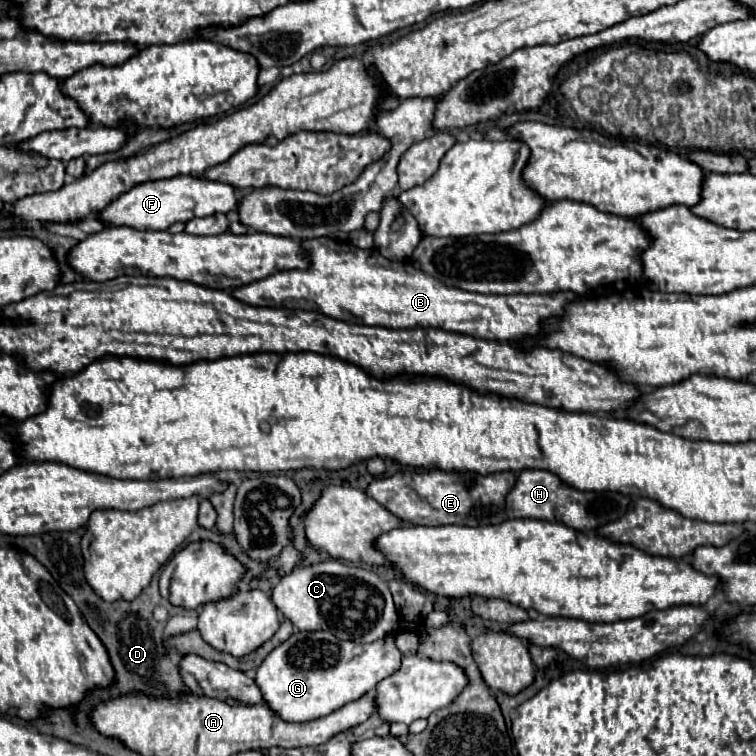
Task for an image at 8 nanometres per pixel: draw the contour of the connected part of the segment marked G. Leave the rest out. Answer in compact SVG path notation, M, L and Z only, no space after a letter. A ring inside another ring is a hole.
M297 632L287 642L279 644L275 650L267 654L267 658L257 668L255 682L259 684L265 704L273 712L277 712L287 722L307 722L321 716L327 716L339 708L343 708L347 702L359 700L367 692L375 690L375 686L391 676L395 670L399 670L399 662L403 660L401 650L395 646L395 636L387 636L381 640L375 640L371 644L357 644L357 642L343 642L337 640L333 634L327 632Z

